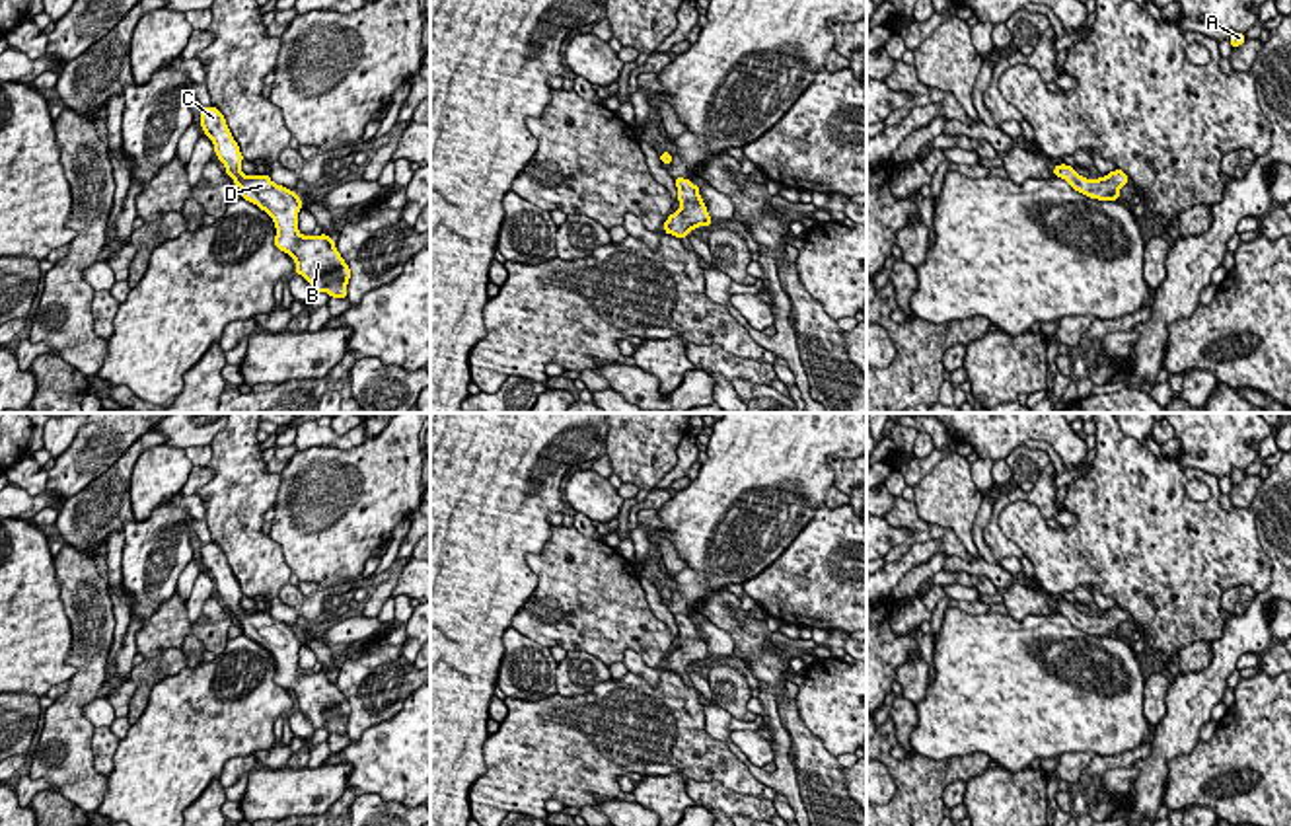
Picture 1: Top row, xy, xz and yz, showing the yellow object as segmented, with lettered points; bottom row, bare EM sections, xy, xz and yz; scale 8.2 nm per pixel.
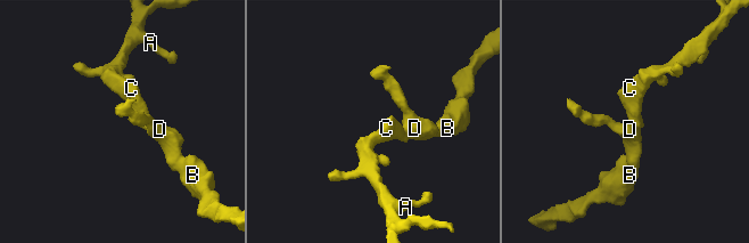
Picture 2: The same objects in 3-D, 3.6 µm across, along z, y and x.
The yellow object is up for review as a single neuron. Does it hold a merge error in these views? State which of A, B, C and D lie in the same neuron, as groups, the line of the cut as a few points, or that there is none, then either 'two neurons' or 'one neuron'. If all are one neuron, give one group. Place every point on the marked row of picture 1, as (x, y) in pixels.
A B C D; no cut; one neuron

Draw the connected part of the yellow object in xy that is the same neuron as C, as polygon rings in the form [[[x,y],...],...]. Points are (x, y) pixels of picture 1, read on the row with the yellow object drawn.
[[[201,107],[201,127],[212,140],[218,160],[226,173],[240,187],[241,197],[265,210],[277,228],[275,245],[296,261],[296,273],[302,275],[315,292],[327,292],[329,298],[347,298],[350,269],[335,247],[335,242],[321,236],[302,236],[298,232],[300,197],[271,181],[265,175],[245,175],[241,171],[241,152],[234,140],[224,115],[216,107]]]

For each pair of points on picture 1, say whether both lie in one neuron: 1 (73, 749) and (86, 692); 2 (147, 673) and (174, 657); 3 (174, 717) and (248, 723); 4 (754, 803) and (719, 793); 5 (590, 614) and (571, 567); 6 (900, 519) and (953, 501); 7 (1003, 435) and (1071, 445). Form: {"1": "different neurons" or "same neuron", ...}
{"1": "same neuron", "2": "same neuron", "3": "same neuron", "4": "same neuron", "5": "same neuron", "6": "different neurons", "7": "same neuron"}

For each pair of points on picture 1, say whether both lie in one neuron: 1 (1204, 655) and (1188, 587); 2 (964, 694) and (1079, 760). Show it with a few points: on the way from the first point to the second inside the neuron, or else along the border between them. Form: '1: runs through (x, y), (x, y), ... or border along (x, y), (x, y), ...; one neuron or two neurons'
1: border along (1210, 639), (1198, 639), (1171, 657); two neurons
2: border along (1097, 754), (1064, 752), (1060, 756); two neurons

